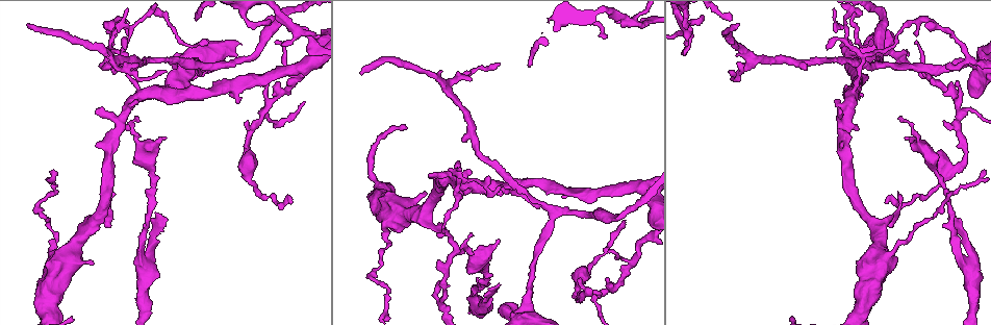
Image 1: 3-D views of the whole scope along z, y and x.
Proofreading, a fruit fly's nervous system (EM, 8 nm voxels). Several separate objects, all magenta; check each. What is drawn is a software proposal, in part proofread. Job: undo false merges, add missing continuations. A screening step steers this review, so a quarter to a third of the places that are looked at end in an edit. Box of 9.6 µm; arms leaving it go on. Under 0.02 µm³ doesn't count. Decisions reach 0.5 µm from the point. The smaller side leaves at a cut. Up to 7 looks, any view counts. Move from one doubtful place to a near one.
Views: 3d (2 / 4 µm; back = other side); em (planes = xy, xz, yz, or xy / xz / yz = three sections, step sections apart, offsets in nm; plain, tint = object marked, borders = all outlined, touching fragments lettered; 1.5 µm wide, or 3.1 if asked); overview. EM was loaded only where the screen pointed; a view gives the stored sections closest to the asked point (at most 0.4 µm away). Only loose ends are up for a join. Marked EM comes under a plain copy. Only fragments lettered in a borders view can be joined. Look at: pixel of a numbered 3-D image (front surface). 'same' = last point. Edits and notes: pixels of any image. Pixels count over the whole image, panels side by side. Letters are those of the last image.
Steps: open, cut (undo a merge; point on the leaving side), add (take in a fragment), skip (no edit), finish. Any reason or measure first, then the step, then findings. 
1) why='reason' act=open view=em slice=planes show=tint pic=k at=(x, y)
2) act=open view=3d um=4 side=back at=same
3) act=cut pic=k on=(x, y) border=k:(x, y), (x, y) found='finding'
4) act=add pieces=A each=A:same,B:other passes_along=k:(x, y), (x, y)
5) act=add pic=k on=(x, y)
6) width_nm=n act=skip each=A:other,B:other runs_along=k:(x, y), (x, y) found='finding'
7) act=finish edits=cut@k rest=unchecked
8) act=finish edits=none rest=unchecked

why='long arm stops here' act=open view=em slice=planes show=tint pic=1 at=(739, 25)

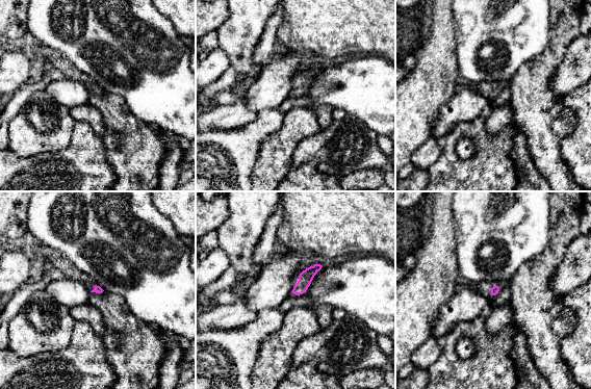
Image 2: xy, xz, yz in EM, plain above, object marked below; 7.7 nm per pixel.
why='see the neighbours' act=open view=em slice=planes show=borders at=same

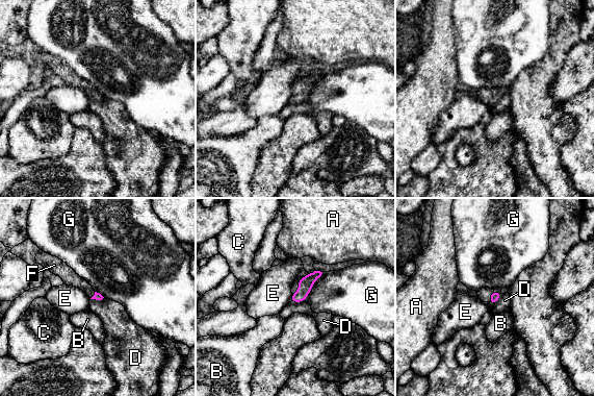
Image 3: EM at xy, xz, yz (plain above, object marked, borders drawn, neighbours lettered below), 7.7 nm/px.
act=add pieces=F each=A:other,B:other,C:other,D:other,E:other,F:same,G:other passes_along=3:(97, 296), (94, 295), (69, 276) found='the neuron continues'

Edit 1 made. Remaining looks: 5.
why='redraw' act=open view=overview

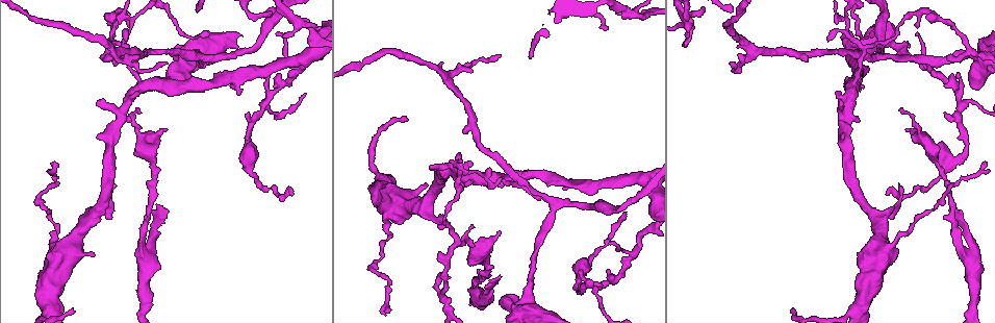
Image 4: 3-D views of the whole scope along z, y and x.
why='arms part here' act=open view=em slice=yz step=8 show=tint pic=4 at=(475, 181)

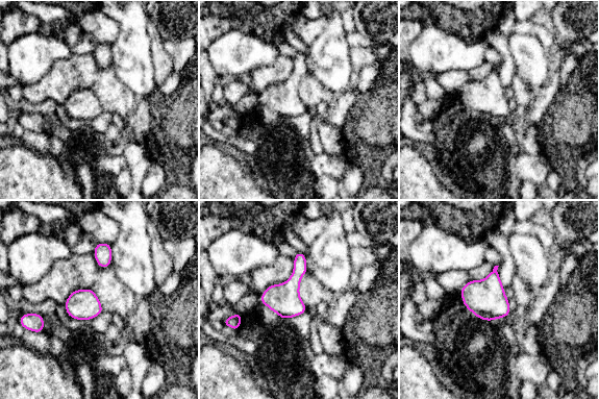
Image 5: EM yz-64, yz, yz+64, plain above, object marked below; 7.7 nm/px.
act=open view=em slice=planes show=borders at=same

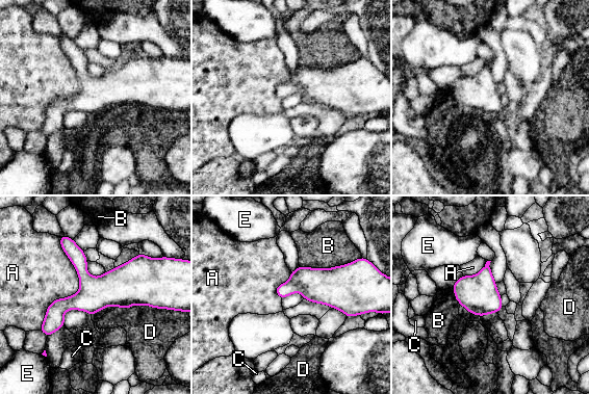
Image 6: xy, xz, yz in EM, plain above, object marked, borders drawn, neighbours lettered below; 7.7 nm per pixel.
width_nm=260 act=skip each=A:other,B:other,C:other,D:other,E:other runs_along=6:(154, 290), (97, 292), (43, 329) found='continuous, no second neuron'

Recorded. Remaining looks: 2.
act=open view=em slice=yz step=4 show=tint pic=4 at=(154, 167)

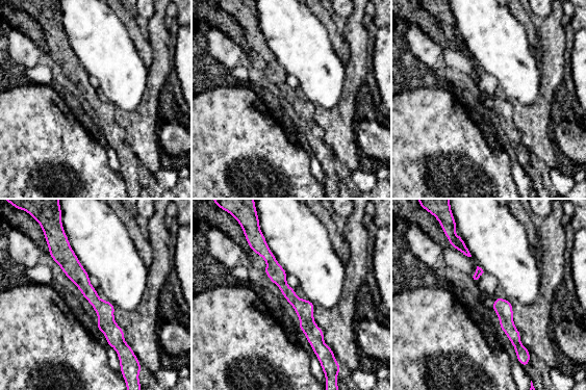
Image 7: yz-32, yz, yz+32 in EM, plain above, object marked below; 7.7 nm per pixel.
why='cut it another way' act=open view=em slice=xy step=8 show=borders at=same

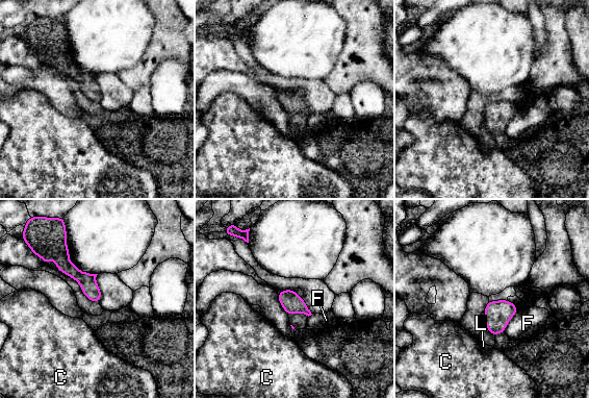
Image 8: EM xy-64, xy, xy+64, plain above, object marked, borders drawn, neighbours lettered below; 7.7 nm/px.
longest_contact=F:200nm act=skip each=C:other,F:other,L:other runs_along=8:(54, 252), (91, 289), (97, 299) found='all the same neuron'

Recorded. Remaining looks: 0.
act=finish edits=add@3 rest=unchecked

